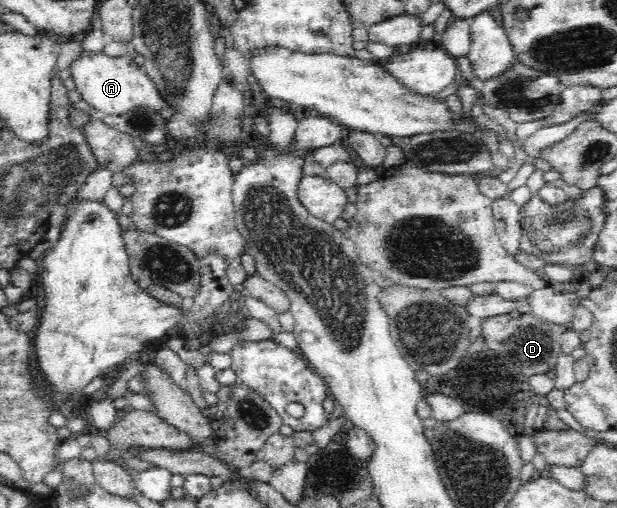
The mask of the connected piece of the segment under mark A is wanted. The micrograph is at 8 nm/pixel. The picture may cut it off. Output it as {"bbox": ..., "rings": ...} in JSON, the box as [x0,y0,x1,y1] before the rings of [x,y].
{"bbox":[68,50,175,120],"rings":[[[81,50],[79,58],[73,60],[68,68],[68,75],[73,78],[82,100],[102,113],[125,116],[135,108],[145,108],[168,120],[175,112],[175,107],[167,102],[157,89],[155,81],[149,77],[149,71],[143,65],[132,65],[125,56],[111,57],[103,53],[89,54]]]}

